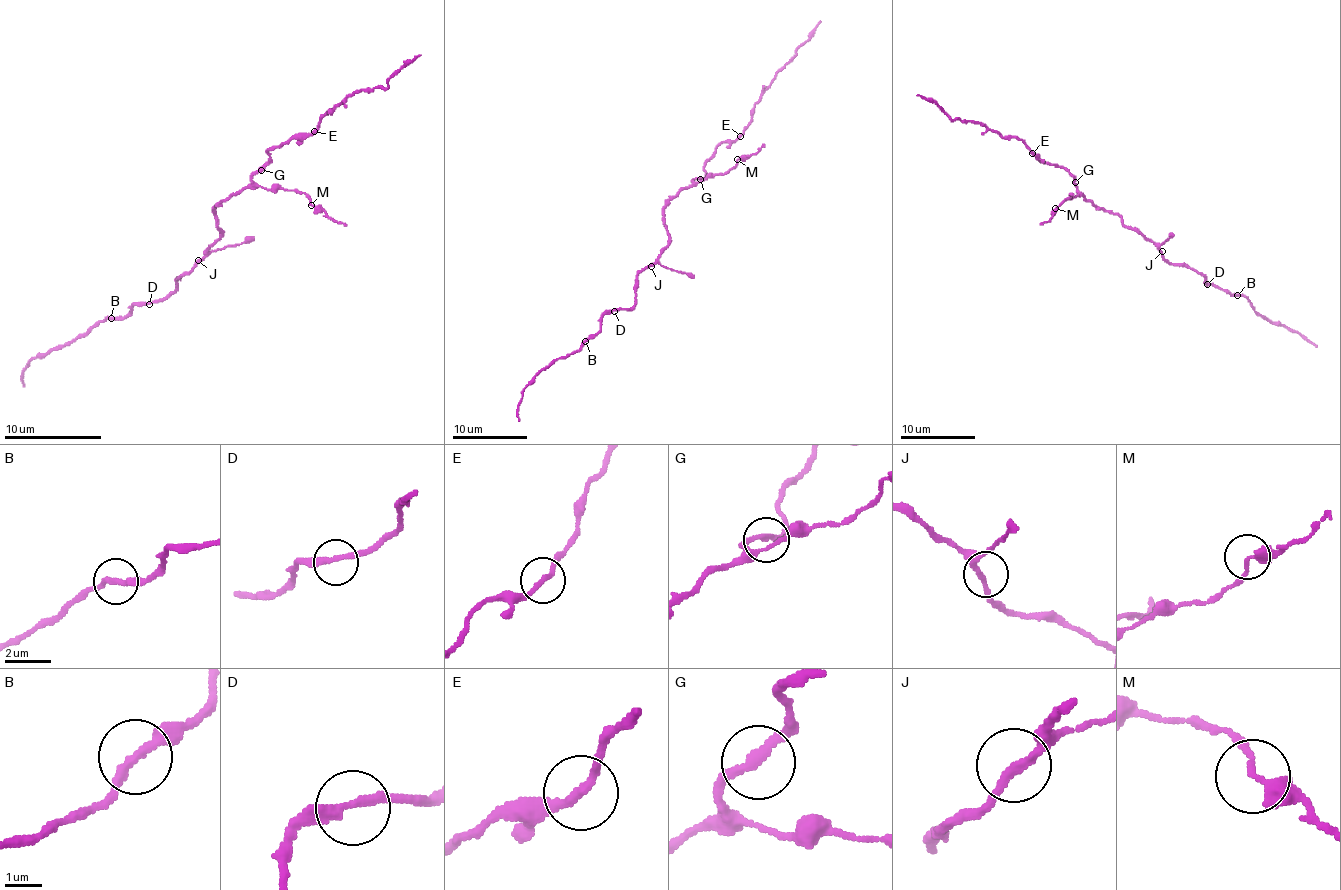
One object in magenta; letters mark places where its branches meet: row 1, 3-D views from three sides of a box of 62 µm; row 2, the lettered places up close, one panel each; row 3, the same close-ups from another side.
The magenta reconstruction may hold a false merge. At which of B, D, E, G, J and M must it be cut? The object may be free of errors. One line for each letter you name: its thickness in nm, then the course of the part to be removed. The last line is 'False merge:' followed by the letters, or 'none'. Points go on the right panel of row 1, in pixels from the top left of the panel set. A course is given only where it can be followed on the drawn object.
False merge: none

